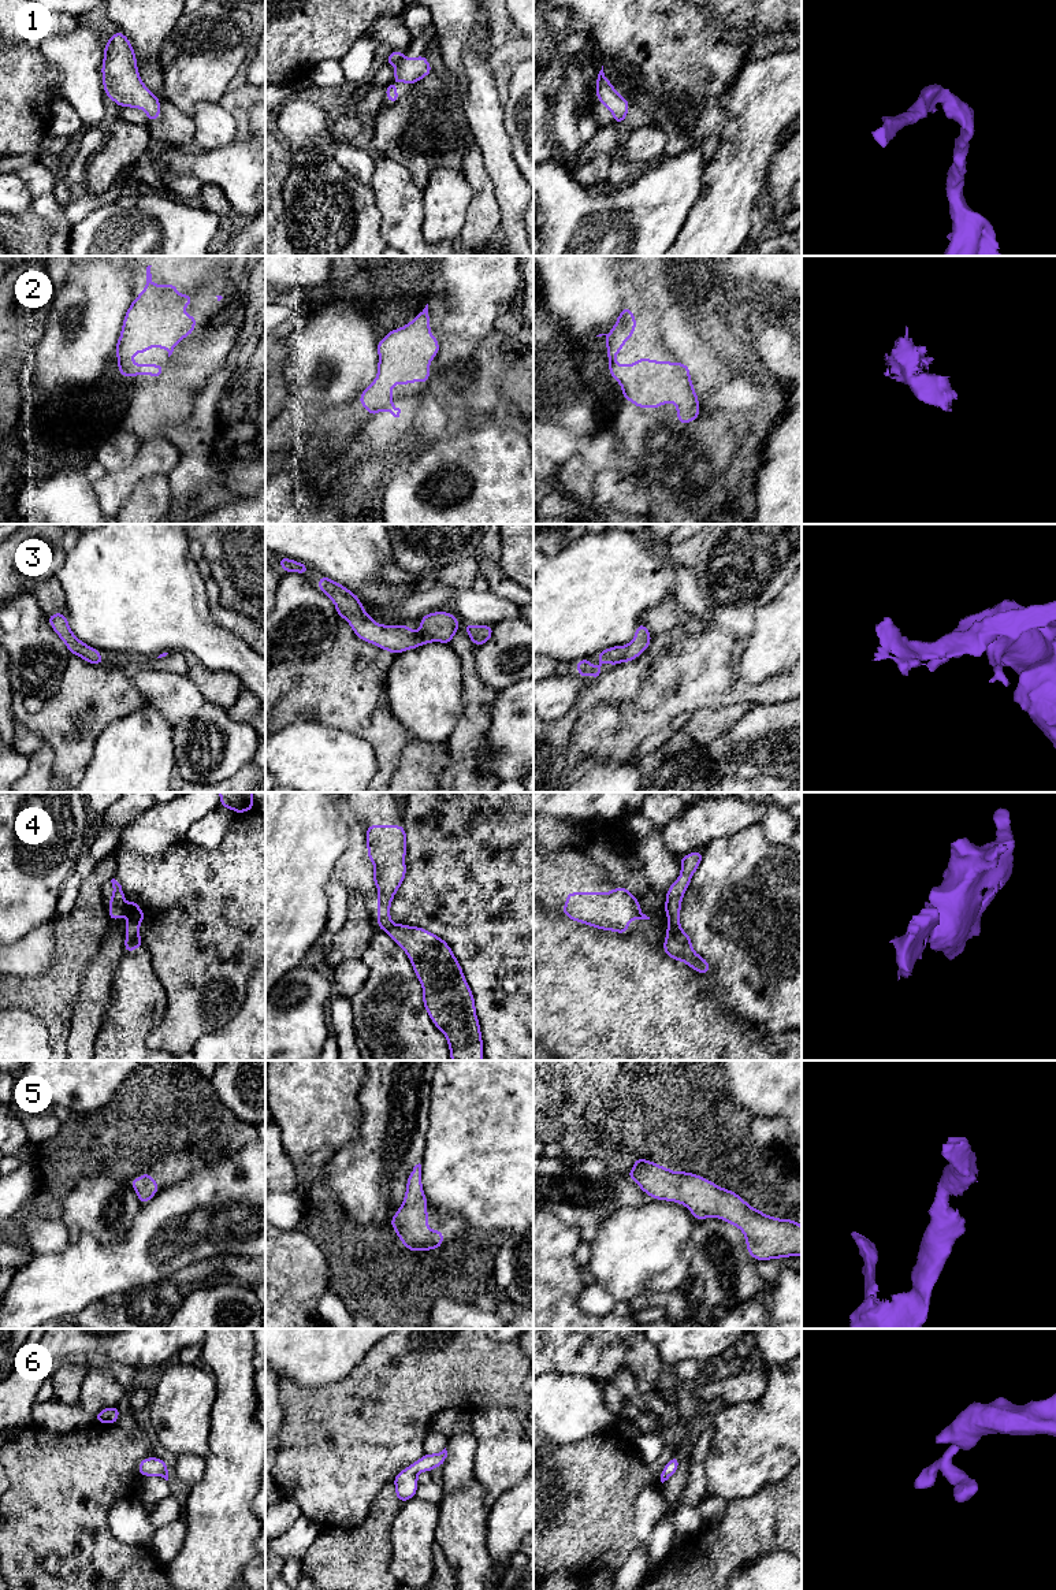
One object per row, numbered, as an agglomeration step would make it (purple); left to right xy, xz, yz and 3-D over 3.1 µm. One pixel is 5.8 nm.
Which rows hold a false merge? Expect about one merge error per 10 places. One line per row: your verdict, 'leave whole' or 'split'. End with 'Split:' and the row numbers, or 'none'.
1: leave whole
2: leave whole
3: leave whole
4: split
5: leave whole
6: leave whole
Split: 4

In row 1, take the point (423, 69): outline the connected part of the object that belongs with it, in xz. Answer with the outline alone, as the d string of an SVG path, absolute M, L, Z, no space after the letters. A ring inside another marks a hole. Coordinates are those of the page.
M391 51L388 57L386 59L386 63L395 67L395 74L393 78L393 81L395 82L413 85L428 74L434 73L425 55L406 59L404 52Z

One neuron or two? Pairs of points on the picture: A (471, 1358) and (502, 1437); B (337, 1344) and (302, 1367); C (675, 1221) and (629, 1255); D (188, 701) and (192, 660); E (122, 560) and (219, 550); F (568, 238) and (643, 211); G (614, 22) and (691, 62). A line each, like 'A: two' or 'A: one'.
A: two
B: one
C: one
D: two
E: two
F: one
G: one

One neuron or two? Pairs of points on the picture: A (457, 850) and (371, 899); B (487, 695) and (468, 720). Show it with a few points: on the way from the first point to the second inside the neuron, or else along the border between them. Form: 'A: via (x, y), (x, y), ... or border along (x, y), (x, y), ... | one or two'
A: border along (406, 849), (405, 879), (389, 909) | two
B: via (482, 701), (473, 714) | one

